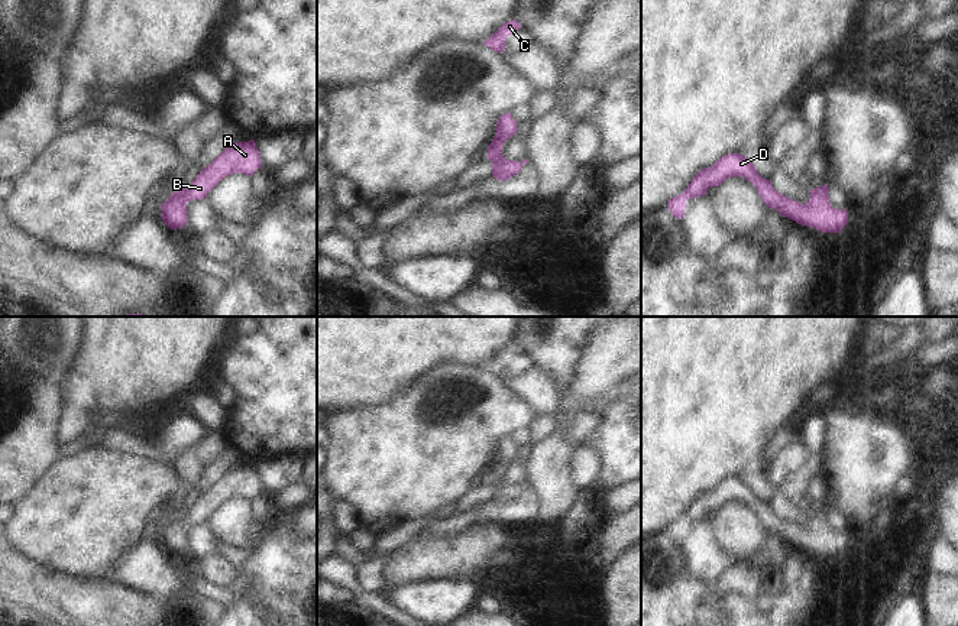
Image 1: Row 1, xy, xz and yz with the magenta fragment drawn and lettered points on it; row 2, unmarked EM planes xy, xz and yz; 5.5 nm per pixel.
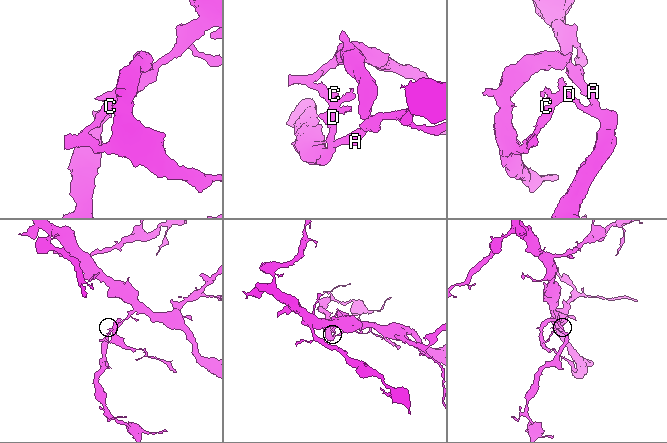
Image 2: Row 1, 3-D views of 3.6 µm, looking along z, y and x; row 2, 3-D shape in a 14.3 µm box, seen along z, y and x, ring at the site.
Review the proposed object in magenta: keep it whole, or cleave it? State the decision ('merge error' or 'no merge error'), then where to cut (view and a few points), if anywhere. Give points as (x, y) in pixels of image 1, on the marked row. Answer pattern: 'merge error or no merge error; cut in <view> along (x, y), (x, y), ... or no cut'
no merge error; no cut

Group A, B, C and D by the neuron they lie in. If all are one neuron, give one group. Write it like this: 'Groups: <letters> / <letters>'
Groups: A B C D.

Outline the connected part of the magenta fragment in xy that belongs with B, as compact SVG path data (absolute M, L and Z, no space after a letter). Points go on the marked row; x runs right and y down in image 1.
M255 140L237 142L226 147L195 179L181 191L172 192L161 205L162 221L177 230L187 224L187 204L203 200L227 175L245 173L252 176L262 166Z

